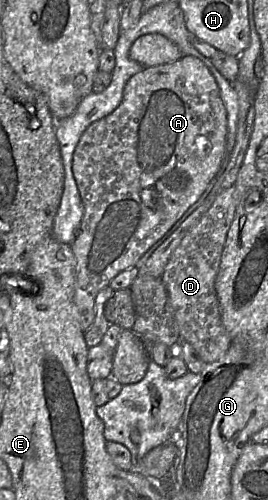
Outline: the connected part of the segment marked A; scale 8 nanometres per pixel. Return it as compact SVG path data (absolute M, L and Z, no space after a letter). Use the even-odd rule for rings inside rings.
M182 55L174 62L144 67L127 81L119 106L107 116L91 123L83 132L73 154L73 174L84 206L83 218L72 244L76 259L74 304L78 321L85 332L95 319L95 299L100 290L124 270L144 265L152 252L164 242L183 221L184 213L206 190L211 180L222 171L227 139L227 112L218 84L202 60L193 55Z

